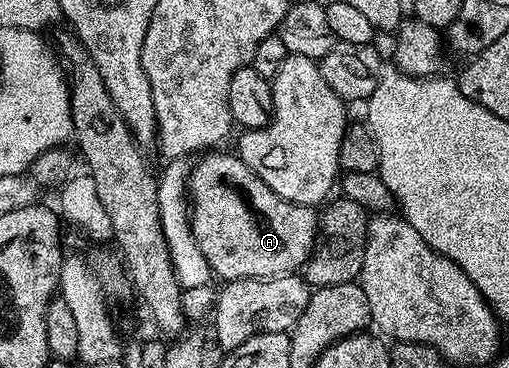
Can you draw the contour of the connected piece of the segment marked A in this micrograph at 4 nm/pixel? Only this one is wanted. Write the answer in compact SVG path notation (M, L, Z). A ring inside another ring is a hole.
M205 152L188 175L192 234L213 274L221 282L295 274L316 246L317 210L274 195L235 152L216 152Z

